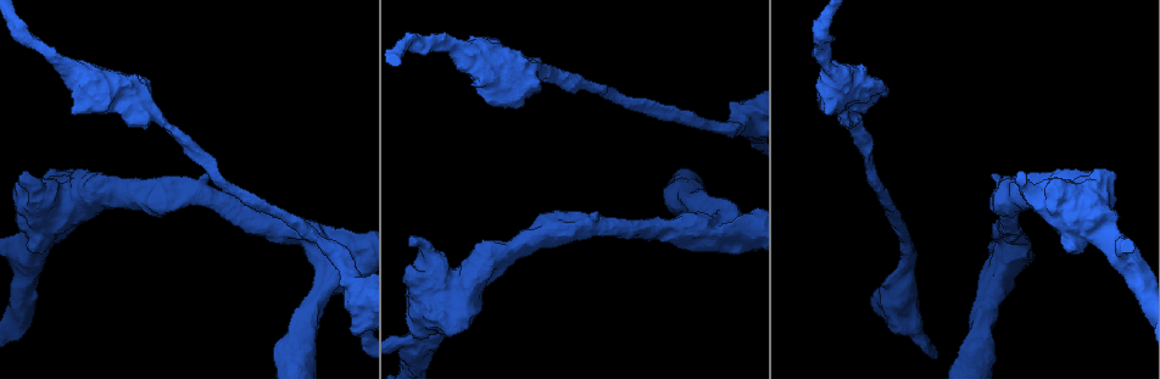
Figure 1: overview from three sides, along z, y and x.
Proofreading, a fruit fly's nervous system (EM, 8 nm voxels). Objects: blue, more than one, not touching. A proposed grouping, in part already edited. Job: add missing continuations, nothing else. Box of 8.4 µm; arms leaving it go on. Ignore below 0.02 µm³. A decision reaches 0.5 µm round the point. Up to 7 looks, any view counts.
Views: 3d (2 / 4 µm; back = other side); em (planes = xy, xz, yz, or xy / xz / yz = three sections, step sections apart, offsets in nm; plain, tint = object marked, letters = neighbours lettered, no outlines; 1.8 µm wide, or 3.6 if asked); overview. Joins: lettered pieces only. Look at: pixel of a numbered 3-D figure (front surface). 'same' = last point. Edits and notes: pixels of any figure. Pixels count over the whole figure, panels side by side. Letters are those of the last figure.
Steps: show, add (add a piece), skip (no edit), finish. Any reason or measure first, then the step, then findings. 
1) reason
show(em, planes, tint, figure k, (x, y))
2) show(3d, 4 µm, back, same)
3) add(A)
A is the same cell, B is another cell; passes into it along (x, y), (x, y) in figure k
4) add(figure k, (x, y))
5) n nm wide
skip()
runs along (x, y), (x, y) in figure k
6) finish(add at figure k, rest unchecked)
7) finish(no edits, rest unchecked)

thick turns thin
show(em, planes, tint, figure 1, (851, 118))

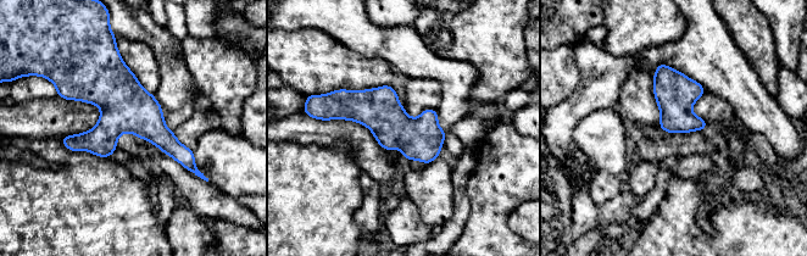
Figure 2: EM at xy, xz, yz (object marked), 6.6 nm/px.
see the neighbours
show(em, planes, letters, same)

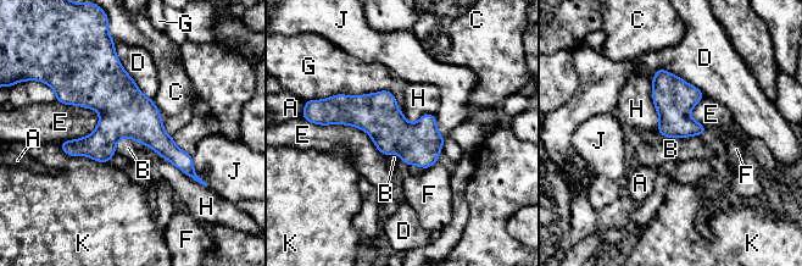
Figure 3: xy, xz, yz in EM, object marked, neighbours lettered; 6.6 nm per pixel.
skip()
A, B, C, D, E, F, G, H, J and K are other cells; runs along (111, 61), (111, 92), (189, 172) in figure 3; none of them fits

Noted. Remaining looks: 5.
show(em, planes, letters, figure 1, (415, 245))

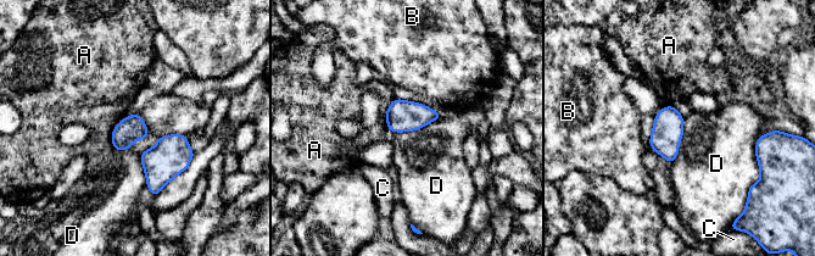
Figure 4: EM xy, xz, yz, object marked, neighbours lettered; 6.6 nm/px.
D touches over 420 nm
skip()
A, B, C and D are other cells; border along (184, 134), (140, 155), (145, 184) in figure 4; none of them fits

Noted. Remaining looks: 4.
a fork
show(em, planes, tint, figure 1, (726, 216))

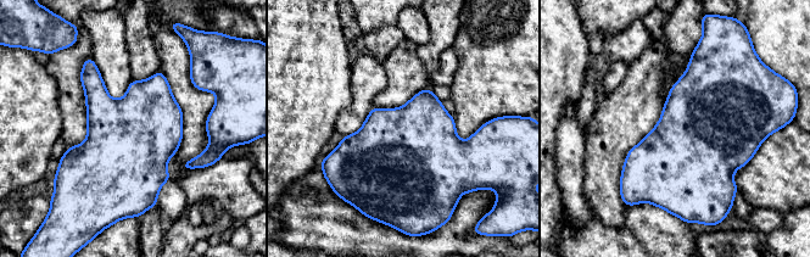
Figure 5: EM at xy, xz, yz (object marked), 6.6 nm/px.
what lies round it
show(em, planes, letters, same)

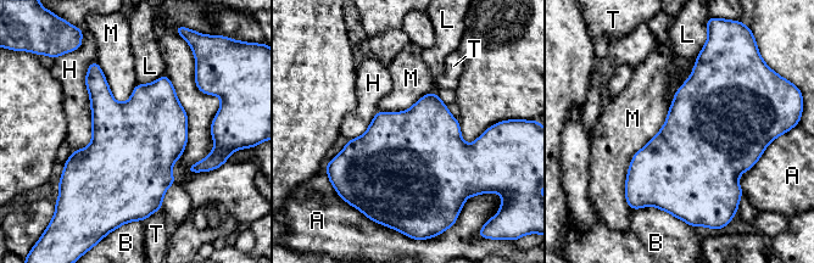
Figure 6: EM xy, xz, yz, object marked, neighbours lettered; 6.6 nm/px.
M touches over 1000 nm
skip()
A, B, H, L, M and T are other cells; border along (695, 63), (624, 194) in figure 6; none of them fits

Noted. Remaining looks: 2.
finish(no edits, rest unchecked)

